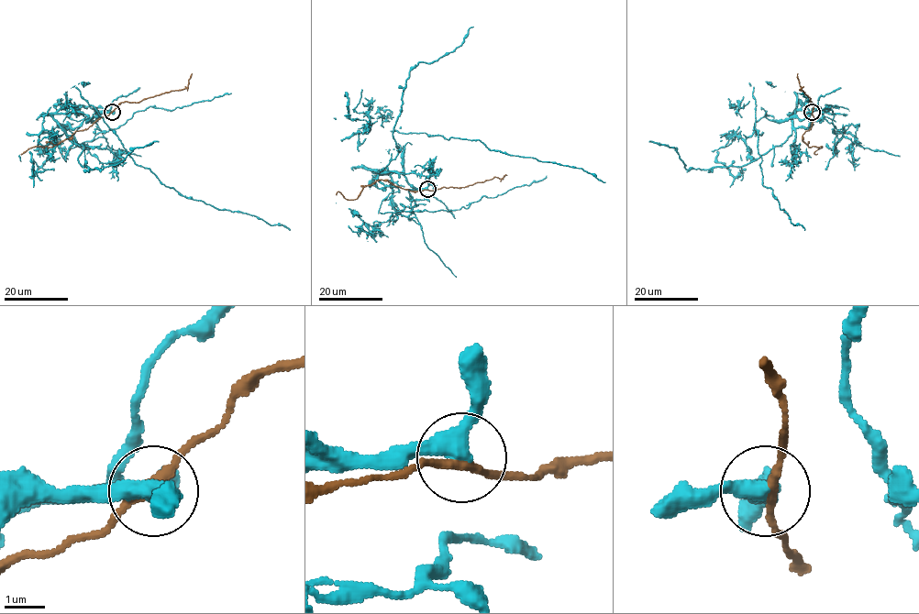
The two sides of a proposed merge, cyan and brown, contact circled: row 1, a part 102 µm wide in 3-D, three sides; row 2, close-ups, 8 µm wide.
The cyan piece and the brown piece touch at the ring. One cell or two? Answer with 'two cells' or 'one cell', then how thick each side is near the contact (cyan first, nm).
two cells; calibres 400 and 240 nm

